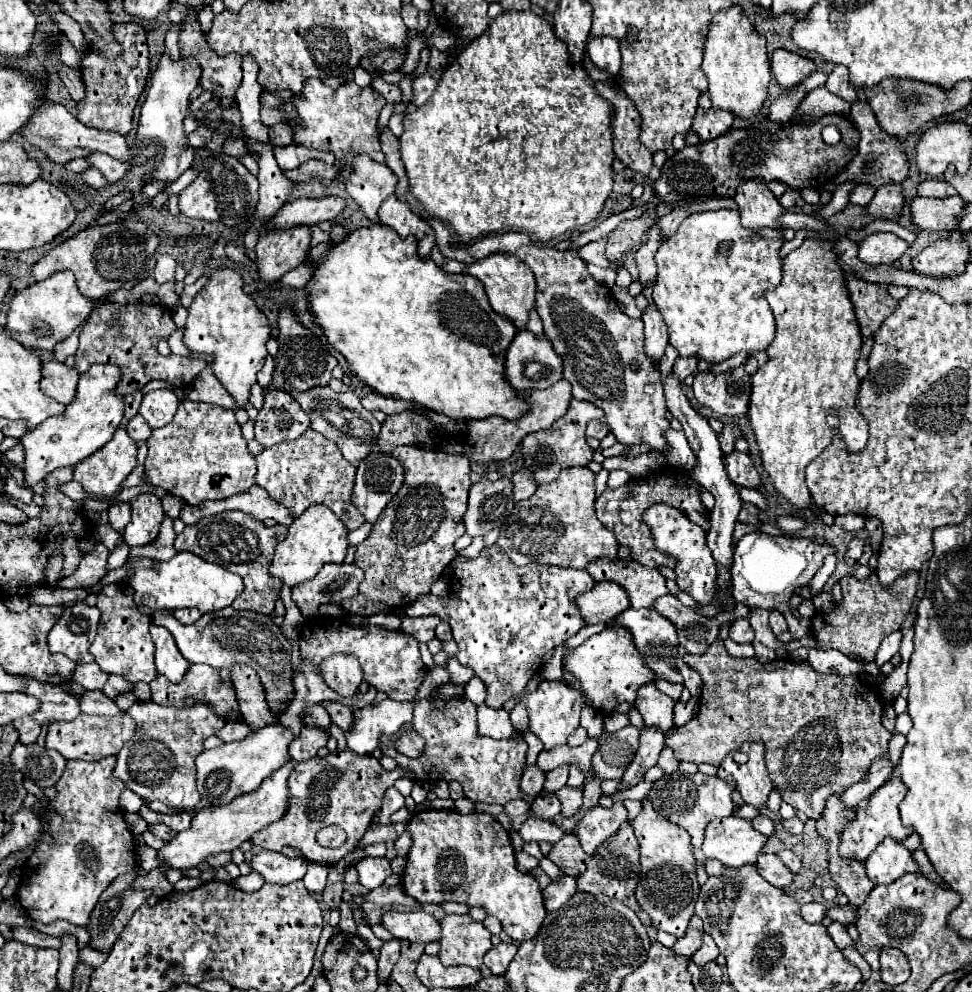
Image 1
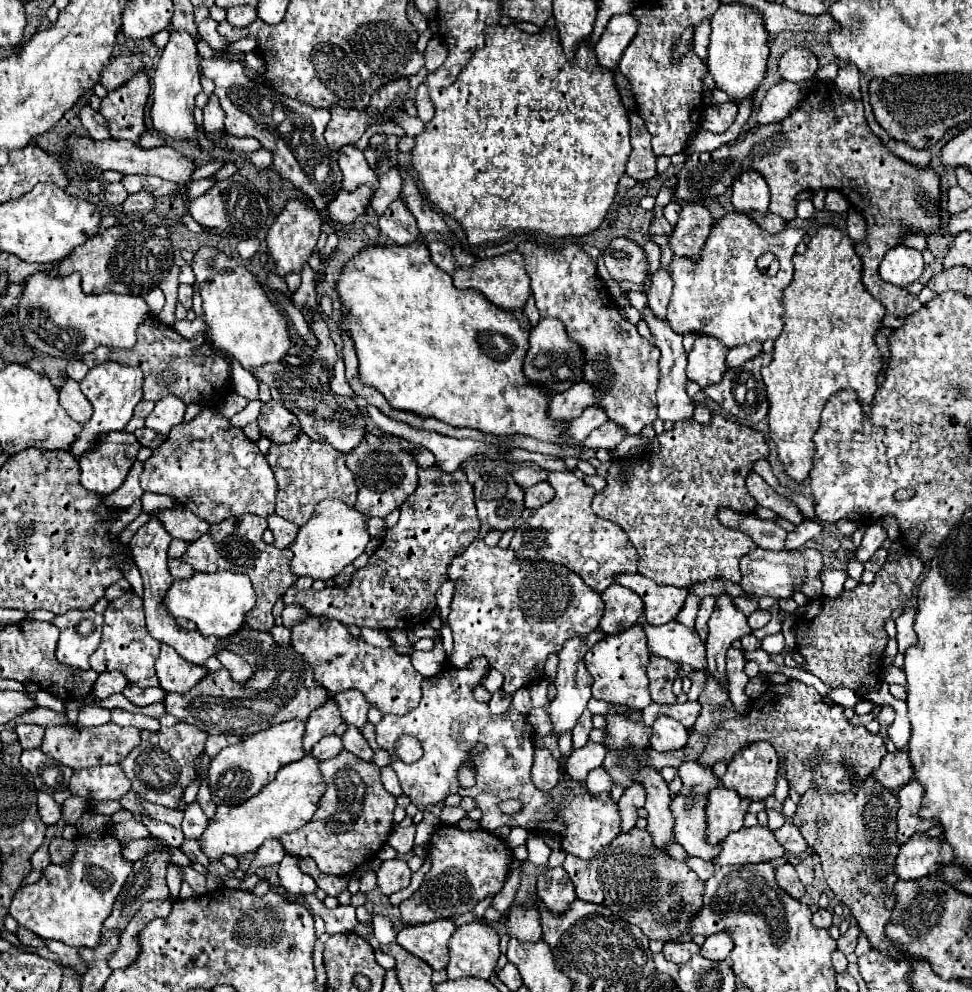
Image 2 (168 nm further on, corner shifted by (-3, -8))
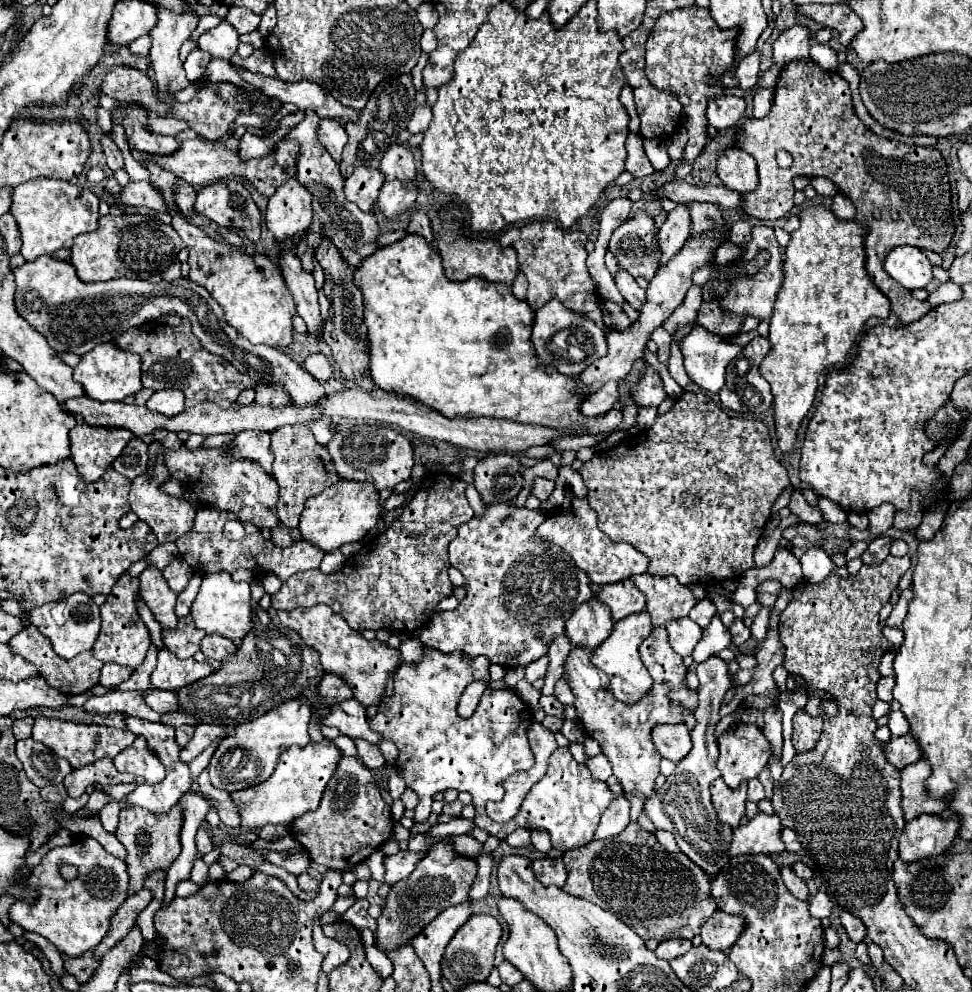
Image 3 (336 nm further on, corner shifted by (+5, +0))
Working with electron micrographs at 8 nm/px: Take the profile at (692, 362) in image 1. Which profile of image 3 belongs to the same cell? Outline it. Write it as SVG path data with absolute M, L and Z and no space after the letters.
M695 326L681 342L681 352L689 378L703 390L717 394L723 388L727 364L743 352L743 346L727 344L717 334Z

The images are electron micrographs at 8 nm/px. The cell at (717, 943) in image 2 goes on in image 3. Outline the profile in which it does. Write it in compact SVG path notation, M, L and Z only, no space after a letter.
M717 910L701 926L703 944L707 948L711 948L711 950L729 950L737 942L741 932L743 932L743 918L741 918L741 914L733 916L733 914L721 912L721 910Z

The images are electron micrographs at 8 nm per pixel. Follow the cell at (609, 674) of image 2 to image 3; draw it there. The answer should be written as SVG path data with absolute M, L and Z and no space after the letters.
M647 612L631 614L619 622L615 622L611 636L603 644L599 644L593 652L593 658L591 658L593 666L597 666L601 672L605 672L609 676L611 692L623 704L635 704L635 702L639 702L639 698L645 698L647 692L651 690L651 676L647 674L647 668L643 666L643 662L639 658L639 644L651 634L651 630L653 630L653 626L651 626L651 618Z

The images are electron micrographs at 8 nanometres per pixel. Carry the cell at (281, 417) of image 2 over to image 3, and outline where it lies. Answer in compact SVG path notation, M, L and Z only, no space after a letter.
M259 384L255 388L255 392L257 392L255 402L259 402L261 406L267 406L267 404L271 404L271 406L285 406L287 402L291 402L289 394L279 384L275 384L275 386L263 386L263 384Z

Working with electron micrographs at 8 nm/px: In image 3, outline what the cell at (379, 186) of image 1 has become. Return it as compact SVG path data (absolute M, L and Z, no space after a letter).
M321 120L319 130L317 130L317 138L327 148L327 152L335 158L335 162L339 162L343 146L347 144L345 128L335 120Z

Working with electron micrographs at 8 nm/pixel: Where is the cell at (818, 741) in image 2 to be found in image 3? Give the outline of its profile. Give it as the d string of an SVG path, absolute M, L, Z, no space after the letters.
M799 710L793 718L793 744L797 752L807 752L815 748L819 734L821 734L823 720L821 718L811 718L803 710Z

